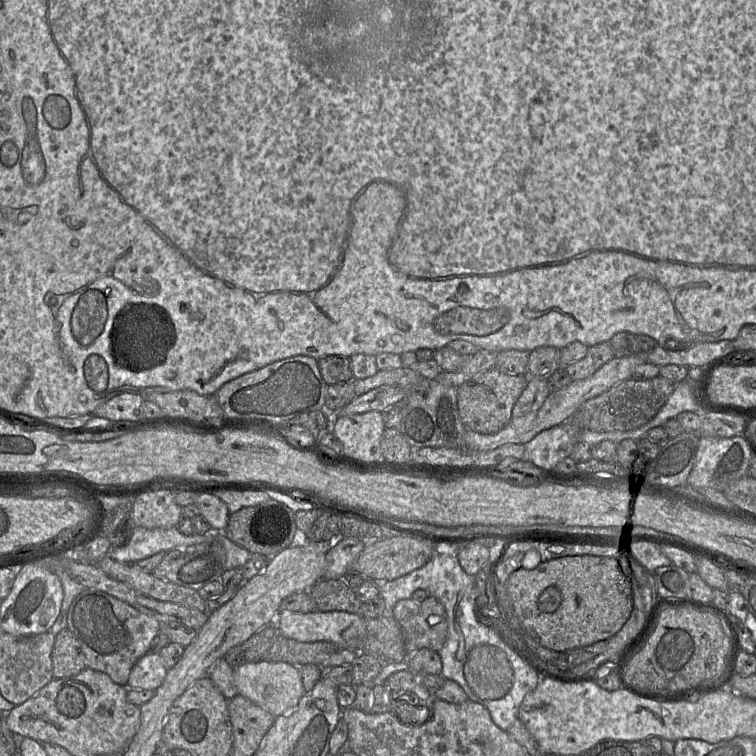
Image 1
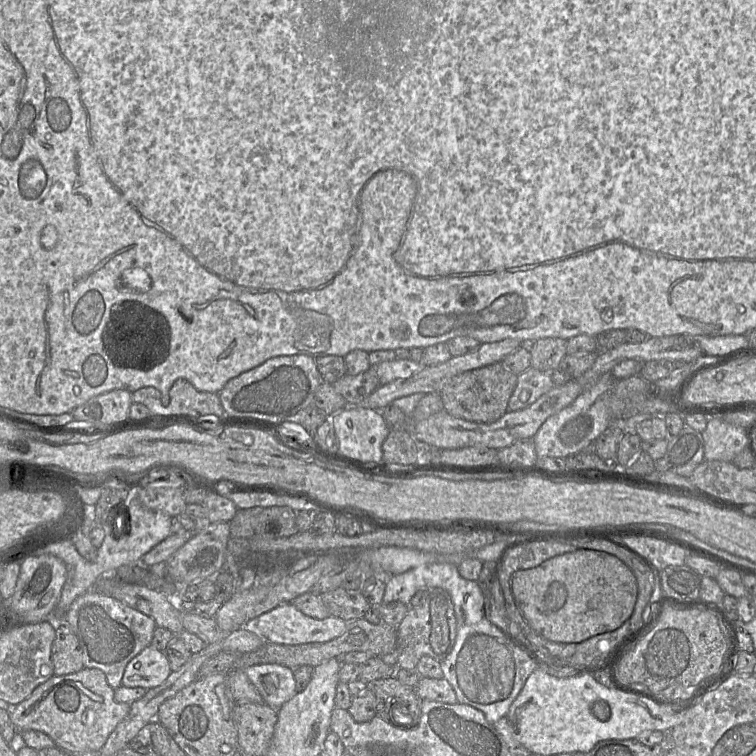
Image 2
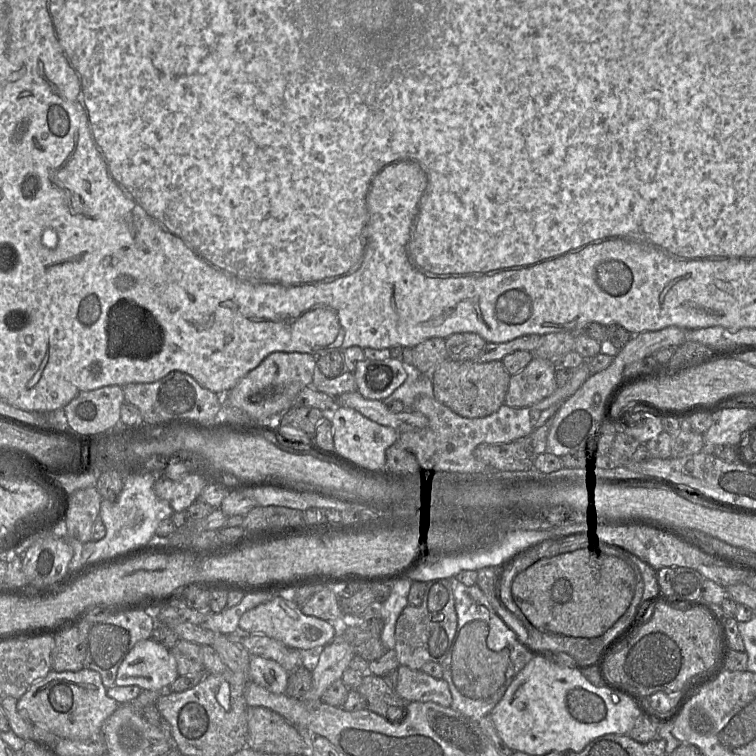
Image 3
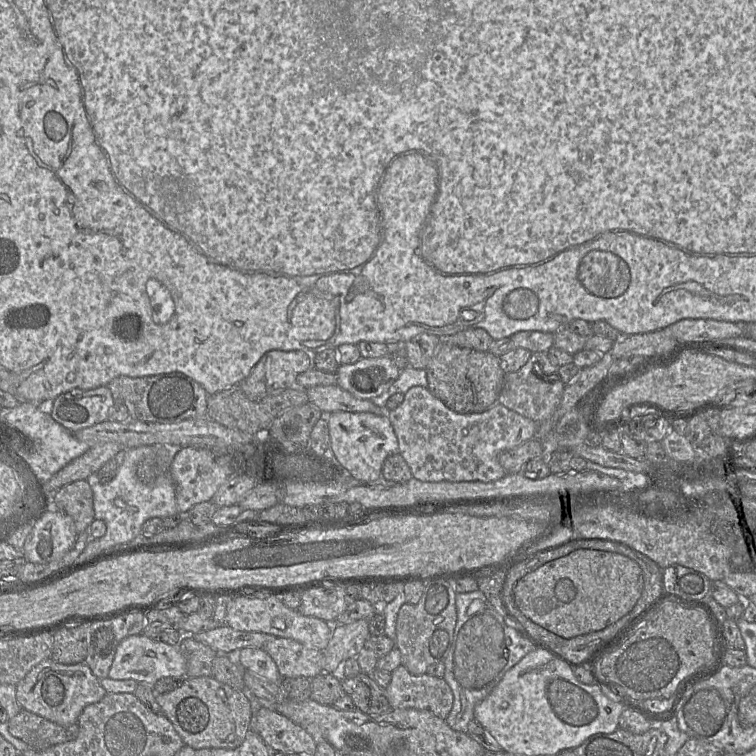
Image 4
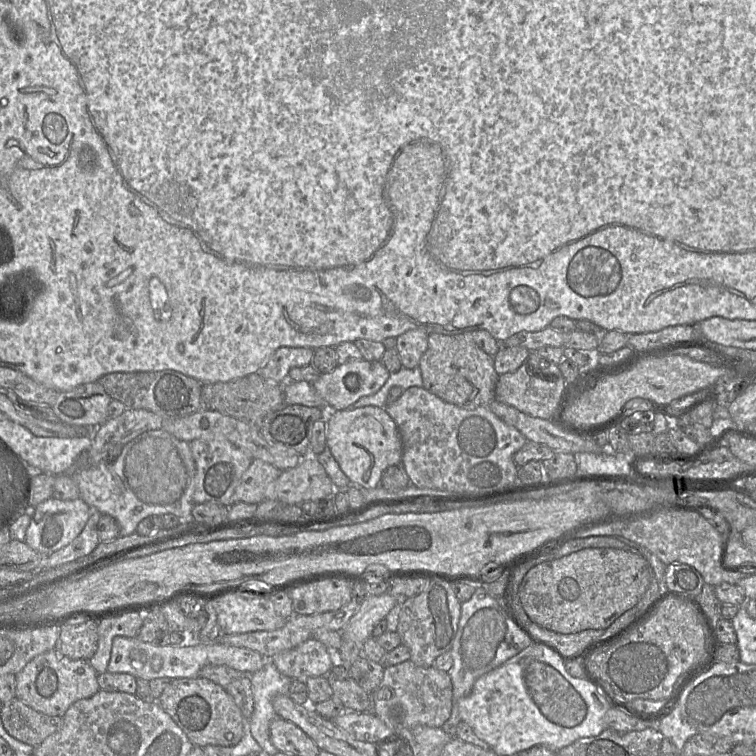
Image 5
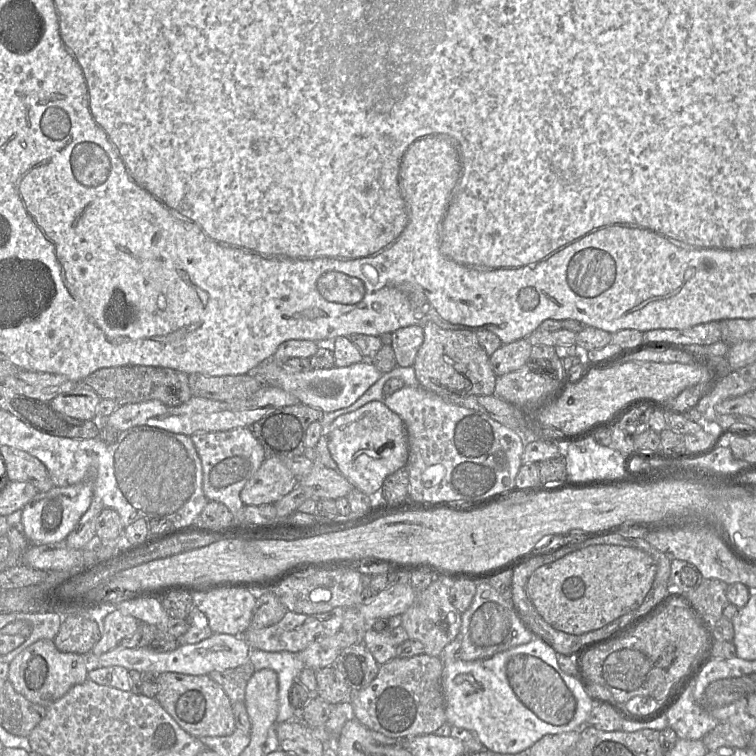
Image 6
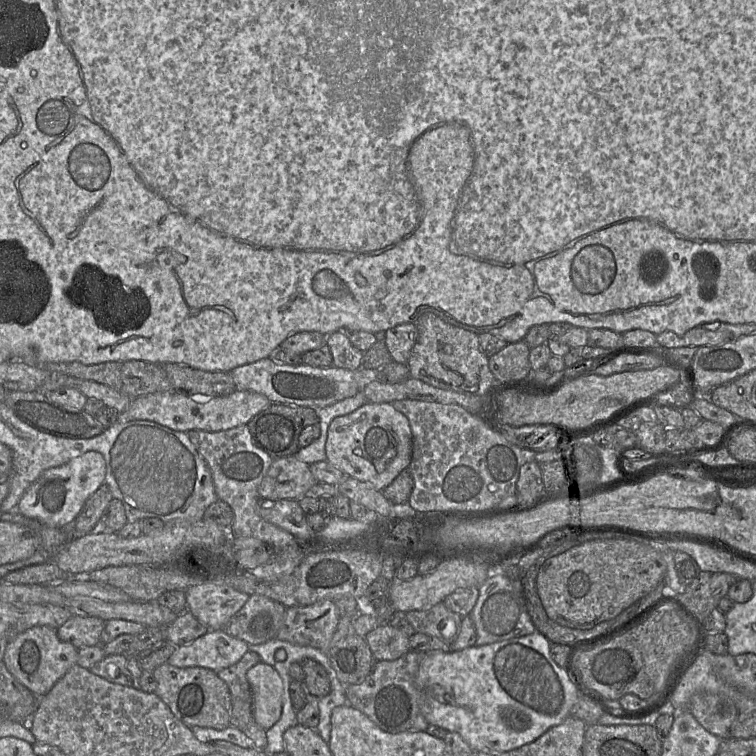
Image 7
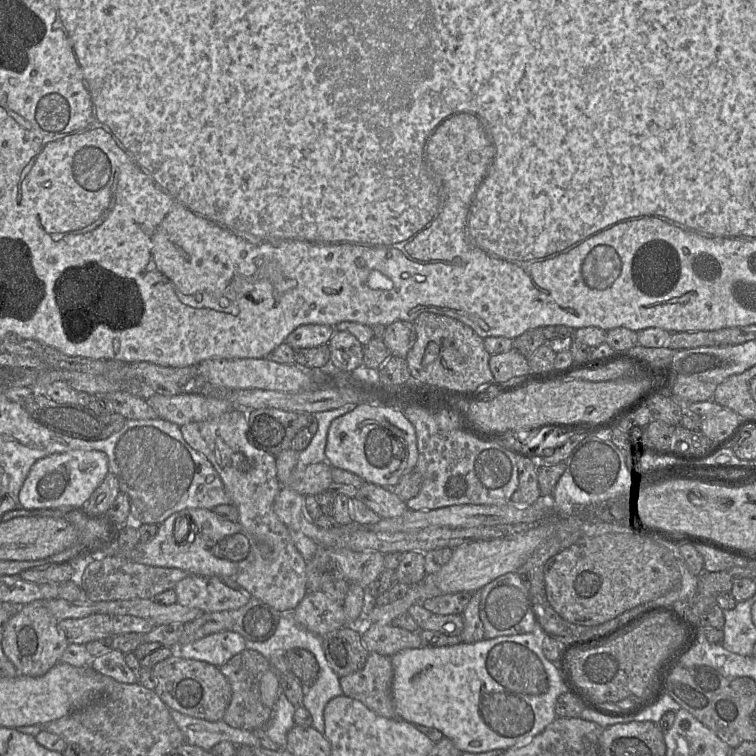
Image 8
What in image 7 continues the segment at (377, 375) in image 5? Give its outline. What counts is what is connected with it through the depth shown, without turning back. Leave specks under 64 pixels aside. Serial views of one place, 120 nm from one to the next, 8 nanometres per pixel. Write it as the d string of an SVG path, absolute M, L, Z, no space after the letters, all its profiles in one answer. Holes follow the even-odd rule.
M264 358L253 363L245 364L231 370L230 373L236 390L238 391L252 391L259 393L267 397L271 403L280 403L284 405L310 407L316 410L330 406L343 399L355 396L362 390L362 386L371 377L372 374L368 374L363 369L363 361L361 369L357 371L350 371L335 366L328 367L312 367L305 364L297 366L280 364L274 361L273 358Z

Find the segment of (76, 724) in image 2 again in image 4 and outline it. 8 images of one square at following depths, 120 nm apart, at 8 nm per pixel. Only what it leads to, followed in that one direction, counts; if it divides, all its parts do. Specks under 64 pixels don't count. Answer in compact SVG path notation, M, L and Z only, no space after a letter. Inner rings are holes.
M48 658L36 665L16 685L17 701L22 709L39 715L62 727L77 723L83 709L99 702L107 694L100 680L86 663L64 665Z

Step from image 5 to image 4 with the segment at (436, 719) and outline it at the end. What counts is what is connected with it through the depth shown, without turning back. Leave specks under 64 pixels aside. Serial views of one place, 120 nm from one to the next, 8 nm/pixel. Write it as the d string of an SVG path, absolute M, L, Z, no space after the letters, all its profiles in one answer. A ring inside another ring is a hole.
M403 664L391 672L391 681L385 691L392 709L427 710L445 720L453 706L453 693L444 678L434 677L427 673L411 674Z

